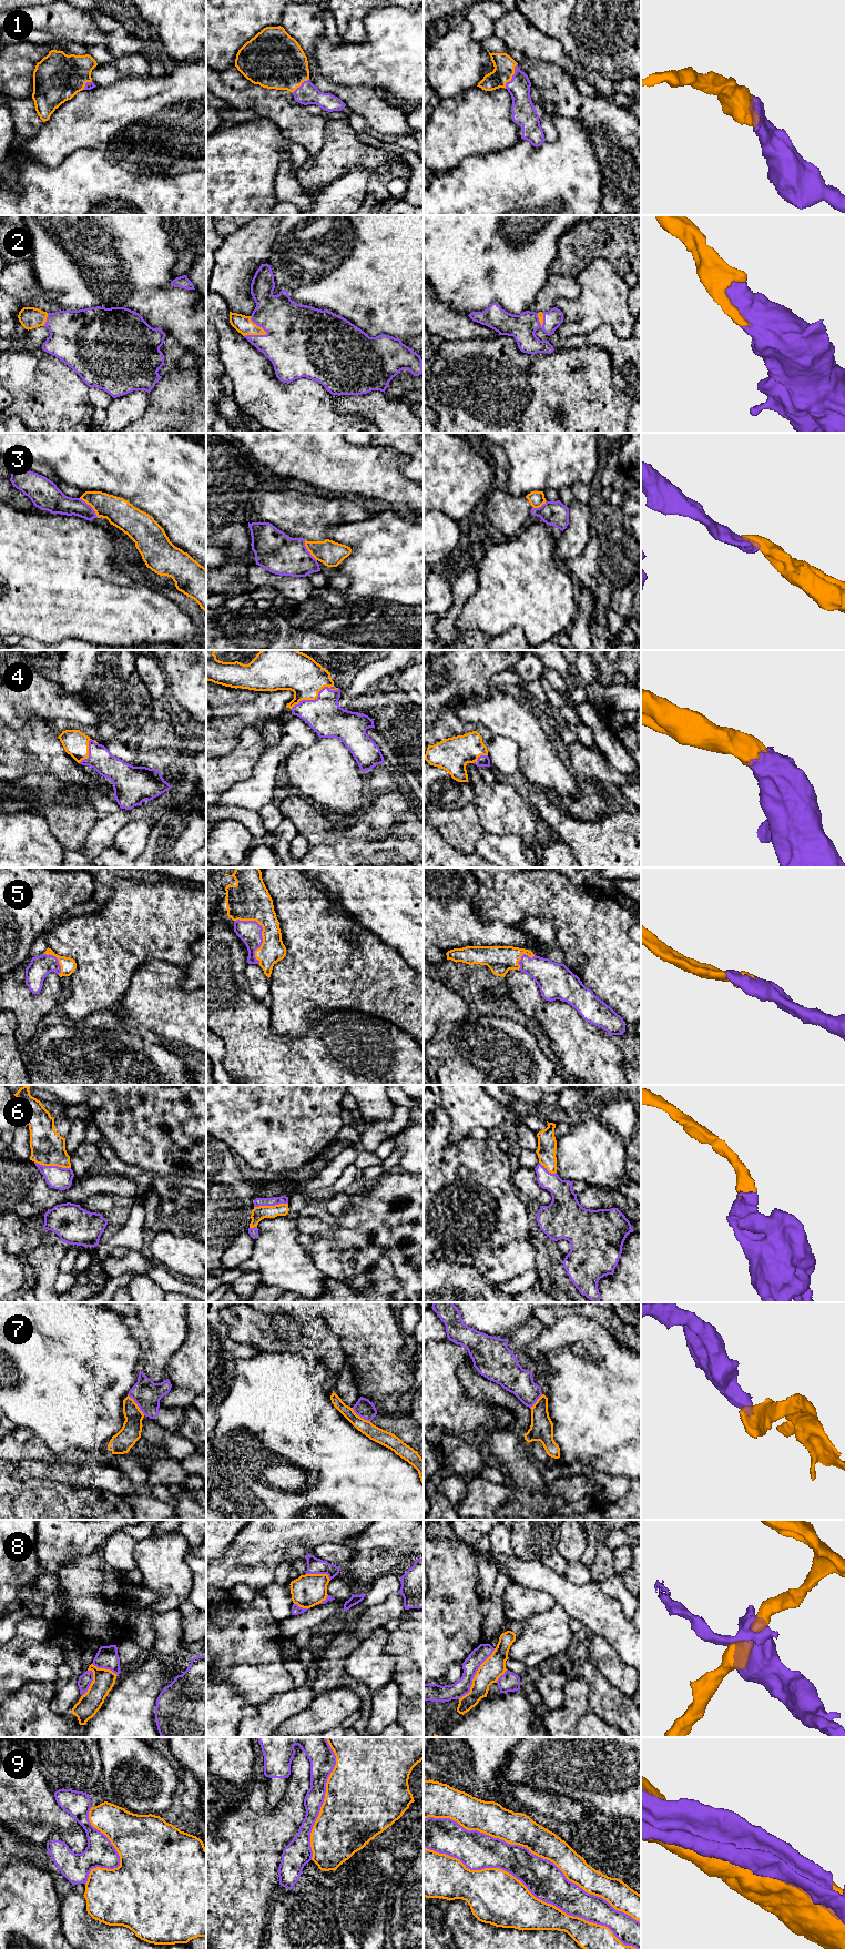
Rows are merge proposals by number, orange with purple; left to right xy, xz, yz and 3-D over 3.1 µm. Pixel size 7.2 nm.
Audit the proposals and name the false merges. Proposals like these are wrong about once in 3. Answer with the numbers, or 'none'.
3, 7, 8, 9

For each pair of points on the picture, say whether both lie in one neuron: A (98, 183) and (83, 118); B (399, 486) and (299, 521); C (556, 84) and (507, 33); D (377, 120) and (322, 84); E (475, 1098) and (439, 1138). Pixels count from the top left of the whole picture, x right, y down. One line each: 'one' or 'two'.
A: two
B: two
C: two
D: one
E: two

